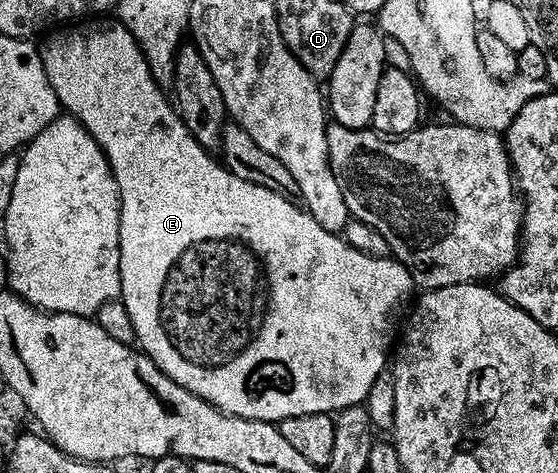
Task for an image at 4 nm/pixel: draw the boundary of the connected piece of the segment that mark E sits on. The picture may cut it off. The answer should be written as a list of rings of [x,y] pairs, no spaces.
[[[89,20],[84,24],[73,24],[68,28],[58,29],[57,32],[58,34],[54,38],[47,39],[43,44],[40,43],[41,59],[45,65],[47,80],[51,80],[51,88],[55,88],[55,96],[61,101],[62,111],[66,115],[75,116],[78,122],[85,125],[87,132],[92,138],[101,145],[101,149],[105,151],[109,161],[109,166],[113,169],[113,179],[119,184],[119,192],[121,193],[121,298],[125,303],[127,312],[131,312],[131,324],[135,324],[135,332],[137,333],[137,342],[140,349],[148,354],[150,360],[160,368],[162,374],[166,374],[171,380],[175,380],[175,384],[187,388],[187,392],[191,392],[196,398],[209,402],[216,410],[221,410],[225,414],[230,414],[243,420],[280,424],[291,420],[295,416],[311,416],[312,414],[336,415],[338,412],[352,406],[364,404],[369,399],[369,393],[372,386],[375,385],[375,380],[379,380],[379,376],[386,373],[387,358],[385,362],[385,353],[389,350],[389,337],[393,334],[393,317],[401,313],[404,315],[407,307],[414,301],[413,293],[415,293],[415,287],[411,272],[407,272],[405,265],[392,257],[376,258],[375,256],[367,256],[363,252],[359,252],[350,242],[345,241],[342,235],[327,232],[325,228],[315,224],[315,220],[310,216],[308,210],[302,208],[298,203],[283,200],[283,196],[275,196],[275,192],[267,192],[267,188],[259,188],[255,184],[247,184],[247,180],[239,180],[239,176],[232,174],[218,159],[216,162],[213,159],[216,157],[210,151],[204,150],[199,144],[199,140],[195,140],[195,136],[191,136],[191,132],[185,127],[185,122],[181,119],[181,115],[171,105],[170,99],[169,102],[165,99],[165,94],[161,91],[164,90],[162,83],[158,82],[157,77],[154,76],[153,69],[149,67],[149,62],[145,59],[144,52],[141,51],[141,46],[135,40],[132,32],[126,26],[121,25],[120,21]]]

